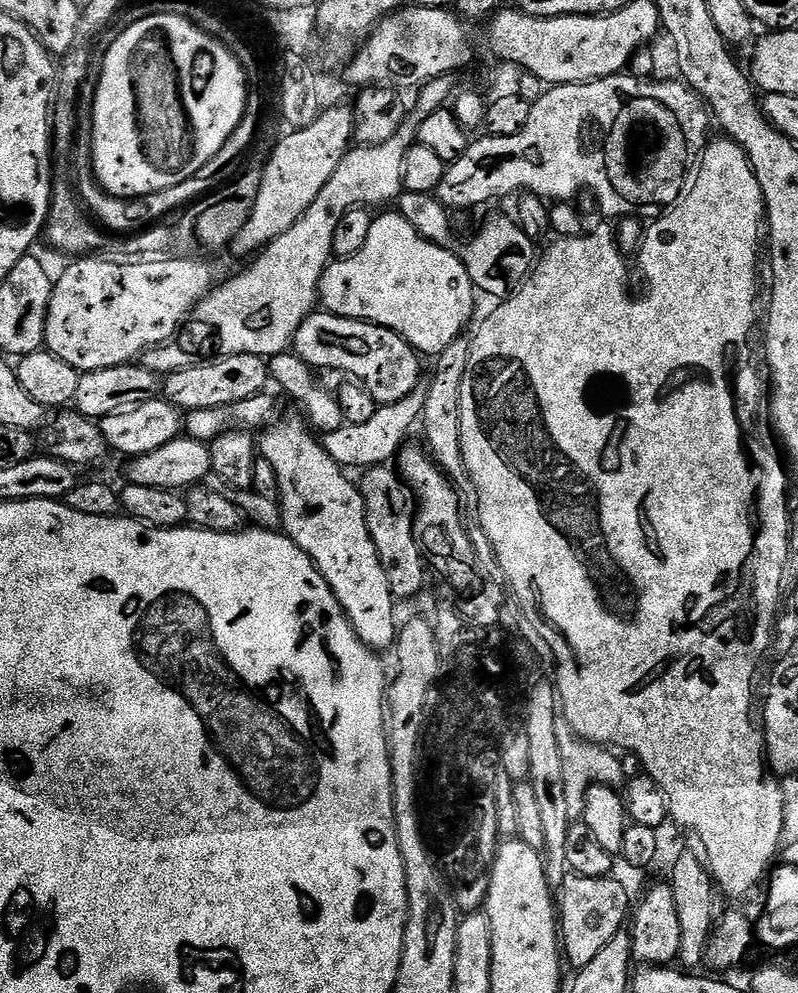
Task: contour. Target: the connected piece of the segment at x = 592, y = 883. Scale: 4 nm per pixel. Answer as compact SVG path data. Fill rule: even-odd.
M568 874L558 889L558 923L562 941L562 956L579 970L590 966L595 956L625 927L630 916L628 892L624 884L612 876L586 878Z

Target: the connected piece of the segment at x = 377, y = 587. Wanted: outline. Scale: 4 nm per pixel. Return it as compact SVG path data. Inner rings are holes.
M277 419L259 437L258 452L278 474L280 495L280 523L284 535L289 536L309 558L316 563L316 569L326 578L330 590L338 598L342 610L348 615L348 621L360 636L360 640L373 650L391 649L395 645L398 629L394 624L394 612L397 601L394 599L391 584L387 581L385 570L374 538L367 526L366 506L357 481L352 481L343 467L330 456L319 439L312 437L309 425L303 420Z

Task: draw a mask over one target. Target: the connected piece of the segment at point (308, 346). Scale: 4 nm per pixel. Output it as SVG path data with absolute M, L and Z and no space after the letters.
M314 310L304 319L294 334L290 348L313 370L333 368L336 372L345 372L348 375L345 377L363 384L380 406L395 404L406 398L422 375L421 357L394 330L365 320L335 316L327 310Z

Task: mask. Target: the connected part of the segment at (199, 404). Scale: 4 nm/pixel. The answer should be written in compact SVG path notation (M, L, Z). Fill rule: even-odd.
M234 354L189 364L192 364L189 368L169 371L162 380L163 399L185 413L211 407L229 407L263 393L270 384L269 361L263 356Z

